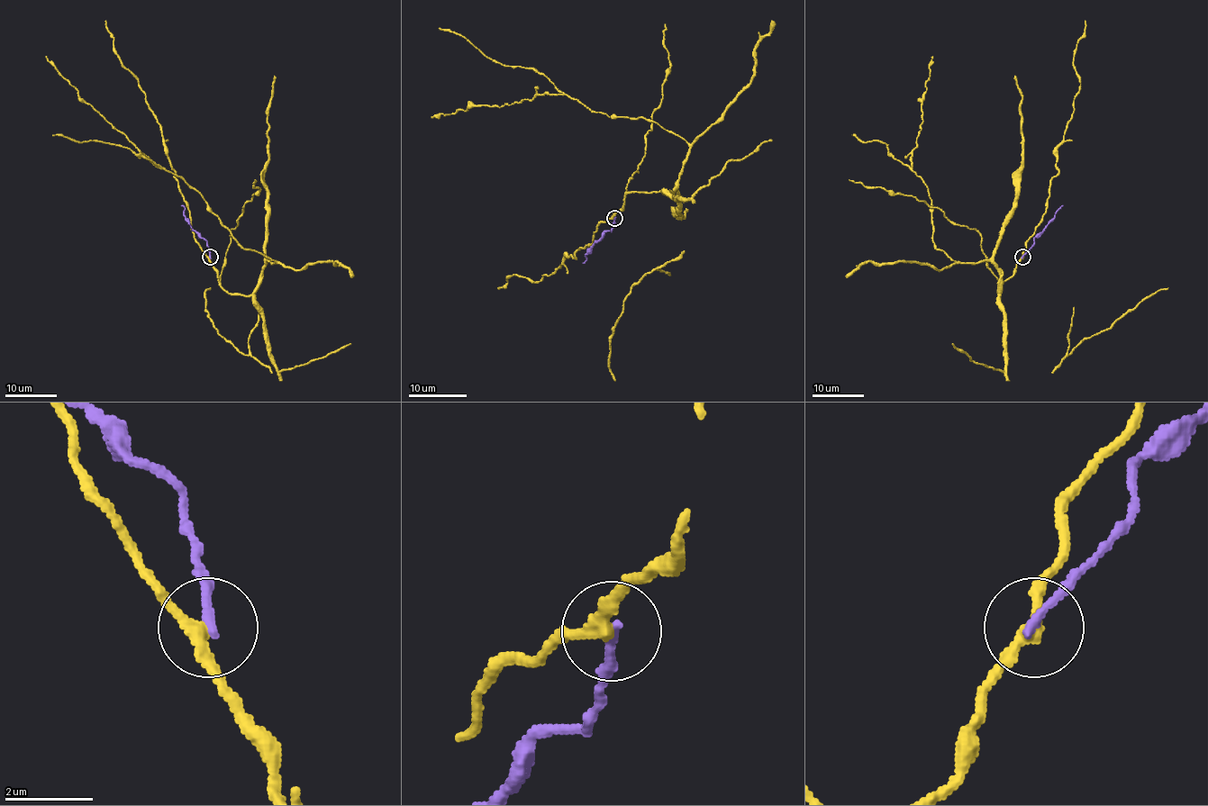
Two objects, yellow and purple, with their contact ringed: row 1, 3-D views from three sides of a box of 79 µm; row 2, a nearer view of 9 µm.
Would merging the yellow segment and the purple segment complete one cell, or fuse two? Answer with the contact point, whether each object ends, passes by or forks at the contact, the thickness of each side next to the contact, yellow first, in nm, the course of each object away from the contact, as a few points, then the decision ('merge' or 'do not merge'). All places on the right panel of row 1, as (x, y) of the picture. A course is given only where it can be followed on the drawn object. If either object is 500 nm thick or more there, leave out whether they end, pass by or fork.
place (1022, 257); yellow passes by; purple ends; calibres 280 and 200 nm; course yellow (1021, 257), (998, 295), (1000, 274), (989, 260), (957, 263), (936, 249), (927, 185), (912, 169), (932, 57); course purple (1021, 257), (1062, 204); do not merge

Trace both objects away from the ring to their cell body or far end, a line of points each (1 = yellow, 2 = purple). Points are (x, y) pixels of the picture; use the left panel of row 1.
1: (209, 257), (222, 288), (249, 295), (267, 260), (277, 263), (244, 249), (200, 194), (158, 168), (45, 57)
2: (209, 257), (208, 245), (183, 216), (185, 207), (182, 204)

